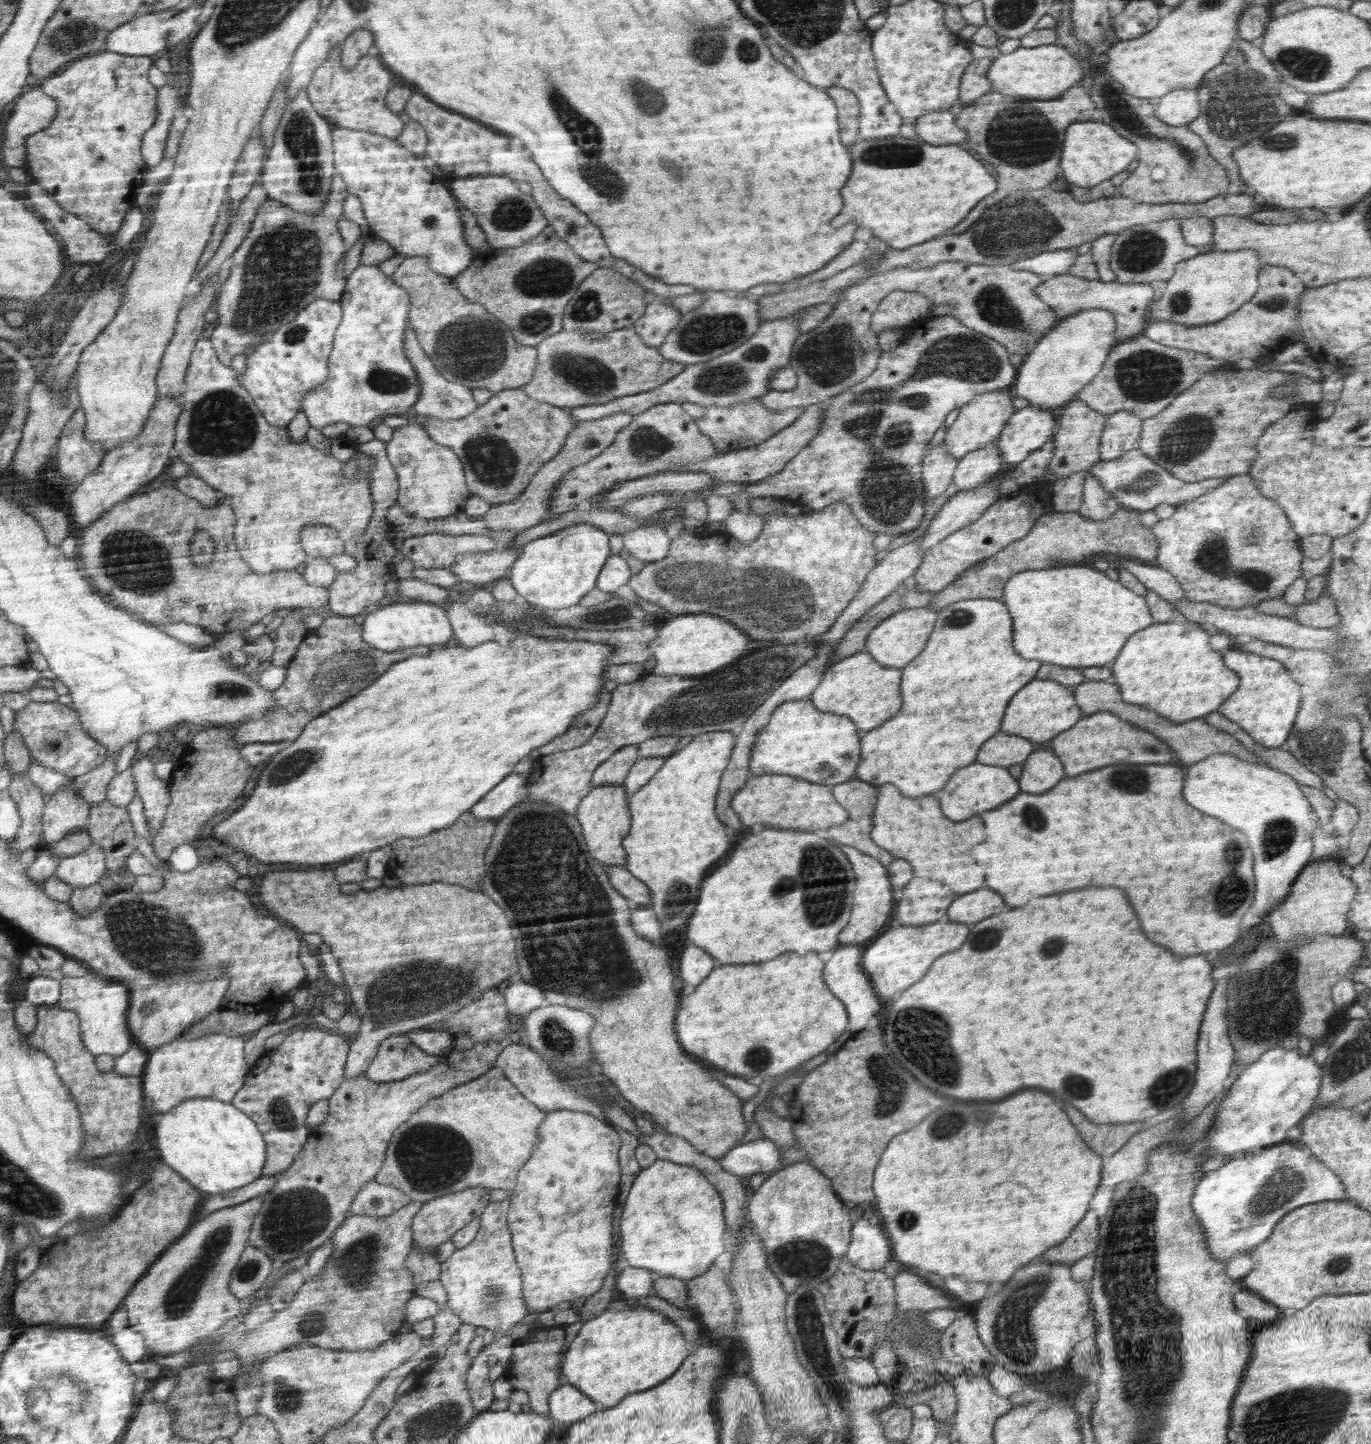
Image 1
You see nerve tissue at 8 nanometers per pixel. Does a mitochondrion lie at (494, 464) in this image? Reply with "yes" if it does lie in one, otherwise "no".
yes

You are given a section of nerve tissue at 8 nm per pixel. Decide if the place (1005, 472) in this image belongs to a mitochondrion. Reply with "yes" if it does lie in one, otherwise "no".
no

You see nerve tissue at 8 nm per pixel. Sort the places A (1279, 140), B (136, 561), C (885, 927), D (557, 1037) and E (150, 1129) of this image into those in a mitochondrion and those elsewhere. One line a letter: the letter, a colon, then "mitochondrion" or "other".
A: mitochondrion
B: mitochondrion
C: other
D: mitochondrion
E: other

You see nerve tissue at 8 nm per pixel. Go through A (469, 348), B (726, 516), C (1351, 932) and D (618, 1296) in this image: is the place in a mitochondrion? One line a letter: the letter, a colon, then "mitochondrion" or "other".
A: mitochondrion
B: other
C: other
D: other

